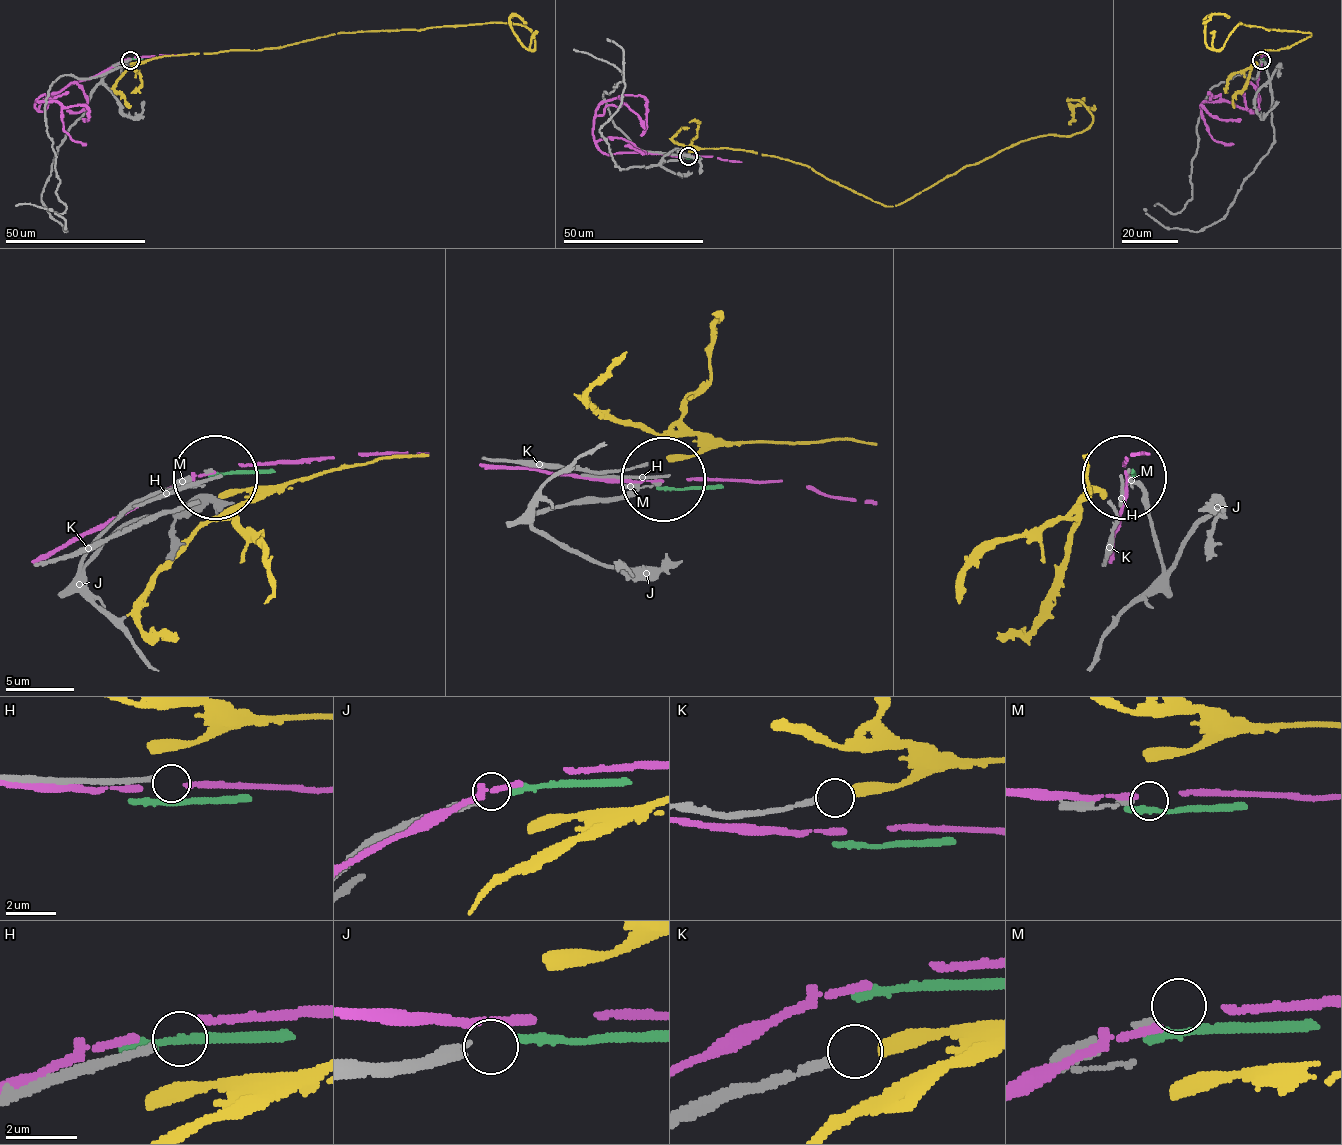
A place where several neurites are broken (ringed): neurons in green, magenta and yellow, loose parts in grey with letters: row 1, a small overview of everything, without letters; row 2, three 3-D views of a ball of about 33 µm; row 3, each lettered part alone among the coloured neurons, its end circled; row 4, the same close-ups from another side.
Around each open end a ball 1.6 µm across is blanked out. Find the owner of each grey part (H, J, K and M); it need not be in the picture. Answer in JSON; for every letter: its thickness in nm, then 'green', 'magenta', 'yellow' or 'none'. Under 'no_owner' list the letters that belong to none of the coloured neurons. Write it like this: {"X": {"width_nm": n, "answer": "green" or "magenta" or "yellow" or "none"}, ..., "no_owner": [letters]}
{"H": {"width_nm": 190, "answer": "none"}, "J": {"width_nm": 240, "answer": "green"}, "K": {"width_nm": 240, "answer": "yellow"}, "M": {"width_nm": 220, "answer": "none"}, "no_owner": ["H", "M"]}

